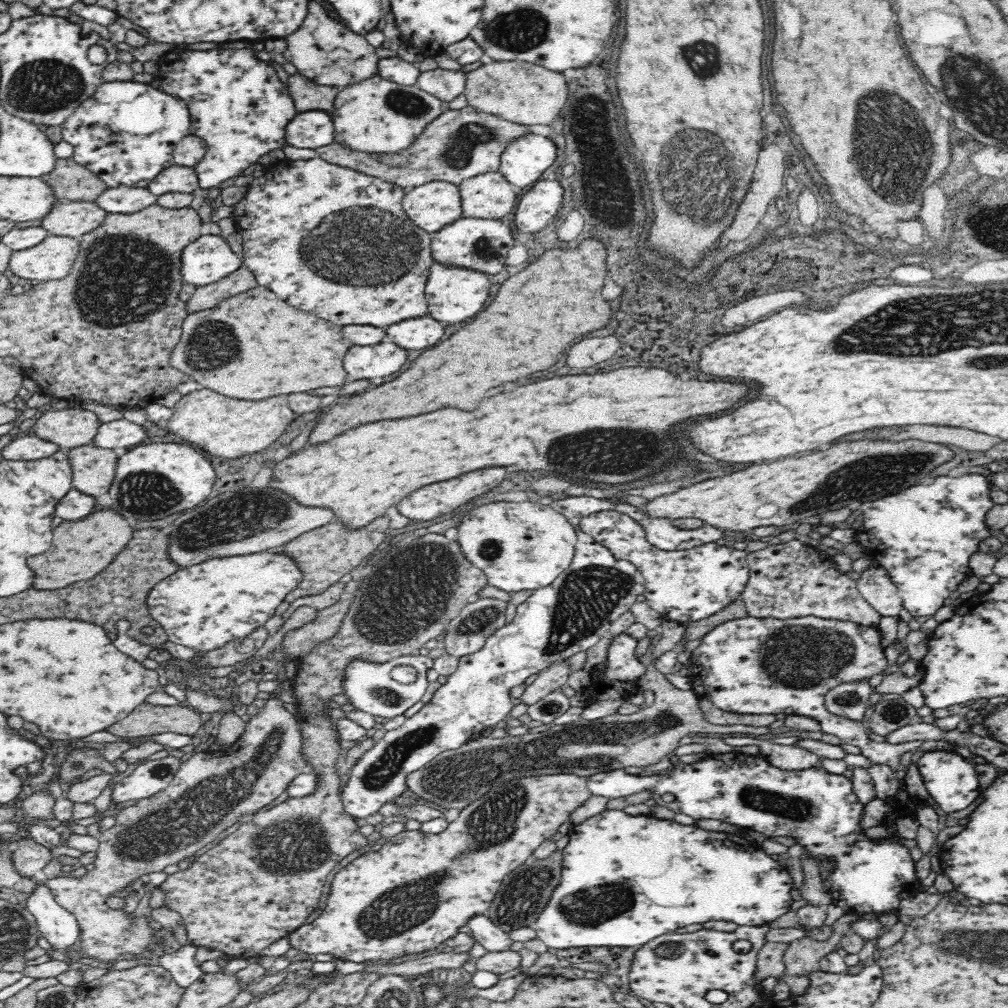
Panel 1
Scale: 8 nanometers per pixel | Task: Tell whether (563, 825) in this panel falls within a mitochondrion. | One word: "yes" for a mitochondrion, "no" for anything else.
no

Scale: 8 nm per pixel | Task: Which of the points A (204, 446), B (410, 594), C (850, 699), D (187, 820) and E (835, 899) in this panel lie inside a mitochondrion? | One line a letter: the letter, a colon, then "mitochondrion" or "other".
A: other
B: mitochondrion
C: mitochondrion
D: mitochondrion
E: other

